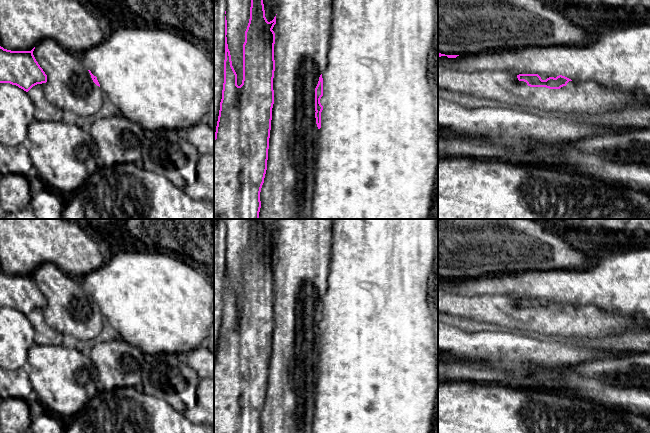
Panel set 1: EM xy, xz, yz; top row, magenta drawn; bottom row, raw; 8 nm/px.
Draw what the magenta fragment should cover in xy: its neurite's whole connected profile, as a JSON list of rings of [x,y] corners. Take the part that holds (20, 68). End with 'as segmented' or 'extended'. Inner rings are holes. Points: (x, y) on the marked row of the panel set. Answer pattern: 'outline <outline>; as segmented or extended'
outline [[[0,46],[0,83],[10,83],[12,85],[16,85],[26,92],[28,92],[33,86],[35,86],[37,84],[46,83],[47,82],[47,75],[45,74],[43,69],[40,67],[38,62],[36,61],[35,57],[33,55],[34,49],[35,49],[35,47],[31,51],[11,51],[11,50],[4,49],[3,47]]]; as segmented

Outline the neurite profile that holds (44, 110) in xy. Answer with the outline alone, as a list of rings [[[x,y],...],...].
[[[40,84],[33,86],[28,95],[35,107],[34,120],[37,121],[61,121],[64,111],[50,103],[45,95],[44,89]]]

